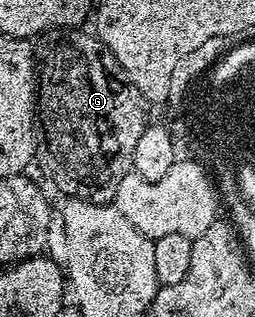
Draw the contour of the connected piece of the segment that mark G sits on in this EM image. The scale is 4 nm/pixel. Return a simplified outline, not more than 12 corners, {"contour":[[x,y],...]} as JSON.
{"contour":[[100,37],[35,45],[35,161],[107,205],[150,102]]}

